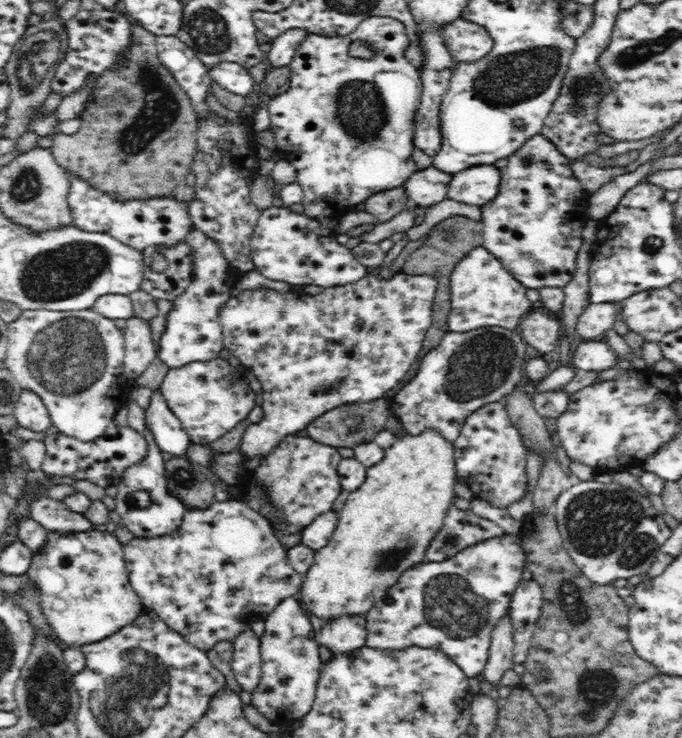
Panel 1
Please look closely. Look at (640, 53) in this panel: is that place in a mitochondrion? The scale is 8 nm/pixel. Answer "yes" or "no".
yes

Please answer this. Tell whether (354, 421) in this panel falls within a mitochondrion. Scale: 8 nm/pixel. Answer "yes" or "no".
yes

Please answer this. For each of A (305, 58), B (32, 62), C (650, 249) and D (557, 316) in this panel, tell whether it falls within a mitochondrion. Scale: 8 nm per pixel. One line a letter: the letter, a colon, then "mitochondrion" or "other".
A: other
B: mitochondrion
C: other
D: other

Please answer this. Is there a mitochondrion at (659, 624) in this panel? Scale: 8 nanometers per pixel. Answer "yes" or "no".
no

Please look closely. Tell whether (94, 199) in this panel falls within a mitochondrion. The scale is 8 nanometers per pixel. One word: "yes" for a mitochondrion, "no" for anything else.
no

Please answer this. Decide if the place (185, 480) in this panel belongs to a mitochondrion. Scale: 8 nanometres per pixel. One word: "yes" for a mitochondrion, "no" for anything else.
yes

